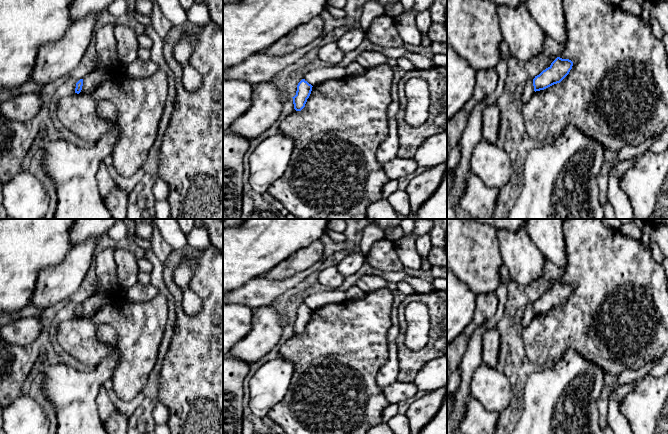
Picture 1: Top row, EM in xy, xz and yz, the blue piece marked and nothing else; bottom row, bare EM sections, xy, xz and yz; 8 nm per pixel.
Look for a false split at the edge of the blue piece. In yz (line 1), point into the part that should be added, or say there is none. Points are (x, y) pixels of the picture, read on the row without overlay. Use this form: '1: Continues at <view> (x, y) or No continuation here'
1: No continuation here

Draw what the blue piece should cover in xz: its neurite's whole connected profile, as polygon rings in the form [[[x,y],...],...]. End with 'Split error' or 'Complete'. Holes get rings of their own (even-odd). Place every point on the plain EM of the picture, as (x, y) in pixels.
[[[302,303],[297,309],[296,319],[293,322],[294,333],[296,335],[301,335],[309,322],[312,309],[309,308],[305,303]]]. Complete

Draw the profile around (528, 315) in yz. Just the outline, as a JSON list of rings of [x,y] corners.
[[[528,302],[524,307],[524,313],[521,321],[522,328],[524,329],[534,318],[533,303]]]

